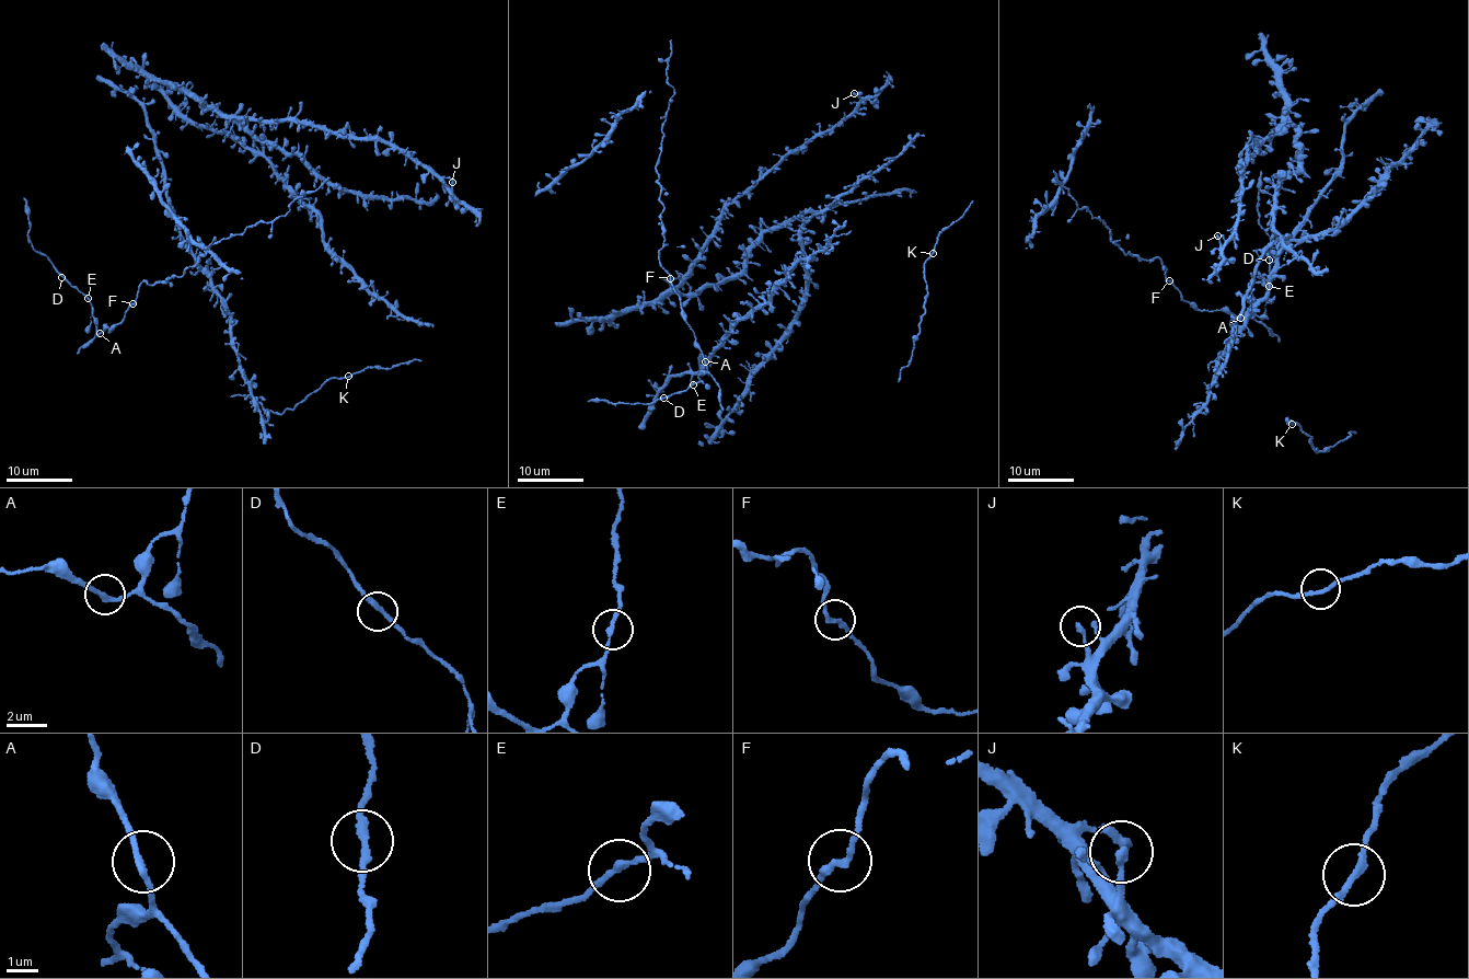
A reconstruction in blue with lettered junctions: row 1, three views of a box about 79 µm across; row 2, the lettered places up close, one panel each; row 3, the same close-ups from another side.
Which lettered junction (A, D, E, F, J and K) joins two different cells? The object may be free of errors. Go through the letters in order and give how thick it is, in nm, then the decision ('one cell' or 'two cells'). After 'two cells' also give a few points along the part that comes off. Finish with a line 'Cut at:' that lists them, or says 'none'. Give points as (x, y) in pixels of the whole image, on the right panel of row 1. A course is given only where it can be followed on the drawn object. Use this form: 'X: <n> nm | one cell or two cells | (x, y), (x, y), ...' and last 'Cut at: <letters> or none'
A: 200 nm | one cell
D: 240 nm | one cell
E: 200 nm | one cell
F: 240 nm | one cell
J: 240 nm | one cell
K: 200 nm | one cell
Cut at: none

